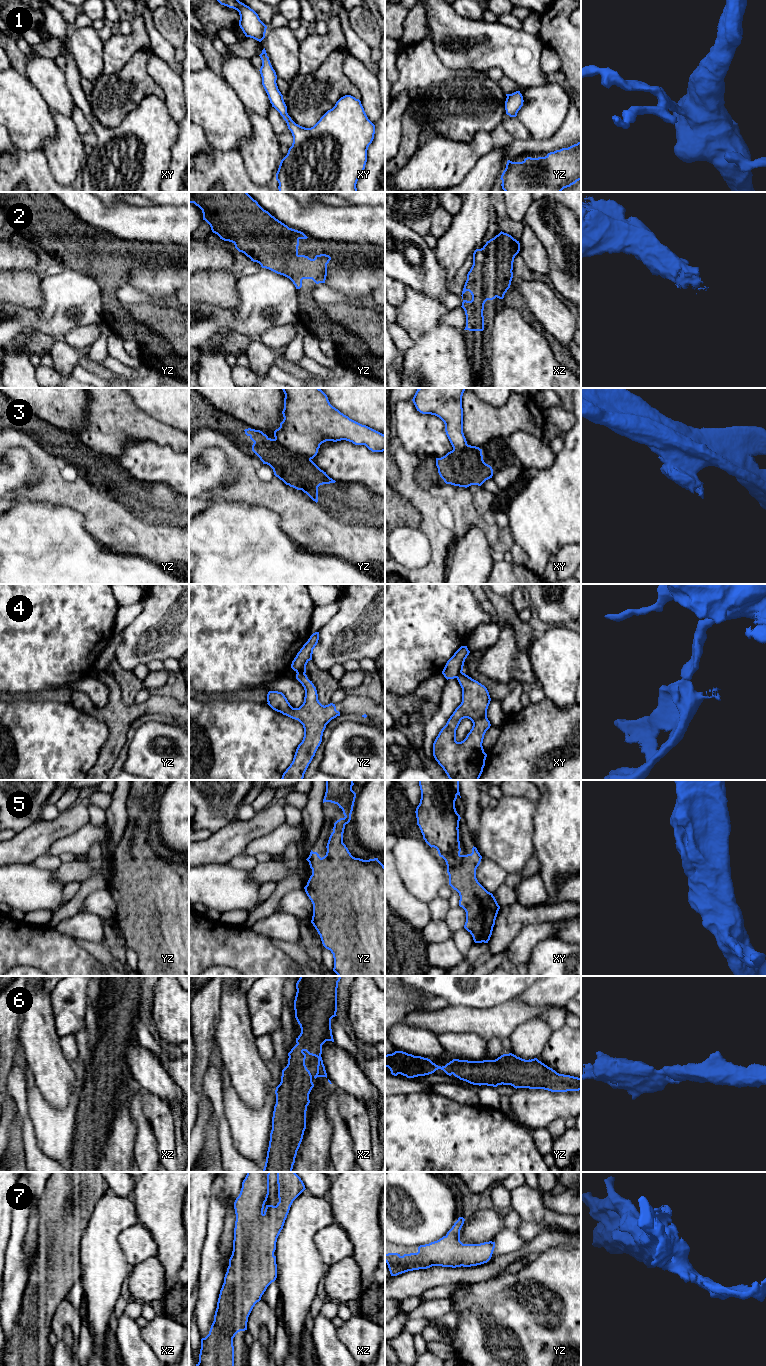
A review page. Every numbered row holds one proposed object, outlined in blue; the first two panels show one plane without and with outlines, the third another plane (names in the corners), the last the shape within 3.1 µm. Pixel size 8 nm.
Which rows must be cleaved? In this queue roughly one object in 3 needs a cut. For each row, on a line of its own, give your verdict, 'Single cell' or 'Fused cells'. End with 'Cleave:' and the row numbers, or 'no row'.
1: Single cell
2: Single cell
3: Fused cells
4: Fused cells
5: Single cell
6: Single cell
7: Single cell
Cleave: 3, 4

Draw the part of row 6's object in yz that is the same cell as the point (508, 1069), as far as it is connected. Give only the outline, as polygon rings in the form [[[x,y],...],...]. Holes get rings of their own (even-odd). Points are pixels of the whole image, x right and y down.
[[[395,1051],[385,1055],[385,1067],[388,1067],[391,1074],[397,1076],[401,1074],[407,1078],[425,1076],[441,1069],[447,1075],[452,1074],[460,1080],[473,1085],[487,1085],[497,1087],[498,1085],[511,1085],[514,1088],[544,1089],[551,1092],[567,1092],[581,1090],[581,1078],[559,1074],[548,1067],[537,1058],[525,1060],[509,1053],[503,1054],[495,1060],[468,1061],[453,1059],[445,1066],[438,1066],[430,1059],[421,1056],[414,1056],[403,1051]]]

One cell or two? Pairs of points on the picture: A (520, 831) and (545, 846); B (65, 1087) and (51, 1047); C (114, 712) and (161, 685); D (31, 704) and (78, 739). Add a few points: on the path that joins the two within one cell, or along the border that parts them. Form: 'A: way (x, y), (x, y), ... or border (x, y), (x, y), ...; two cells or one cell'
A: border (533, 815), (533, 847), (535, 854); two cells
B: way (55, 1077), (51, 1071), (51, 1057); one cell
C: border (166, 689), (152, 692); two cells
D: way (43, 716), (66, 739); one cell

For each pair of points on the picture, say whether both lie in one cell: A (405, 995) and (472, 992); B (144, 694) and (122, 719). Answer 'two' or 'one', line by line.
A: one
B: two

